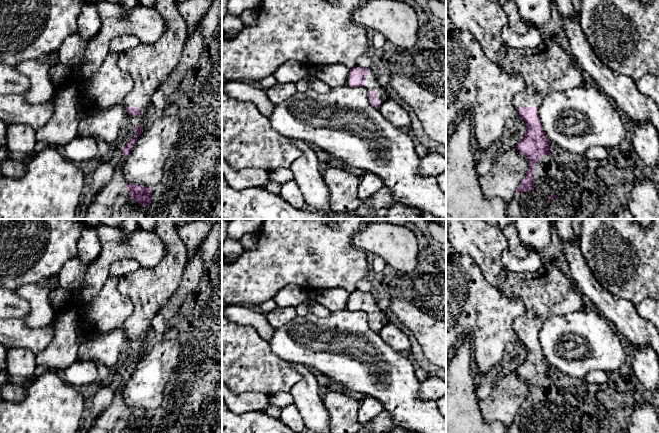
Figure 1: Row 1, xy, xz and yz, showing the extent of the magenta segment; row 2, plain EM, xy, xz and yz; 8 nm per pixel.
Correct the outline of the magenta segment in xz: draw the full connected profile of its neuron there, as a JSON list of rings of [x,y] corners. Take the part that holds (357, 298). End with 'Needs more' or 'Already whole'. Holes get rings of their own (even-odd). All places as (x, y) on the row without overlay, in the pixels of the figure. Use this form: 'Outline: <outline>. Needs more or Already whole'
Outline: [[[356,290],[350,293],[347,309],[364,312],[368,316],[369,327],[377,333],[388,323],[385,311],[378,307],[377,299],[370,292]]]. Needs more

